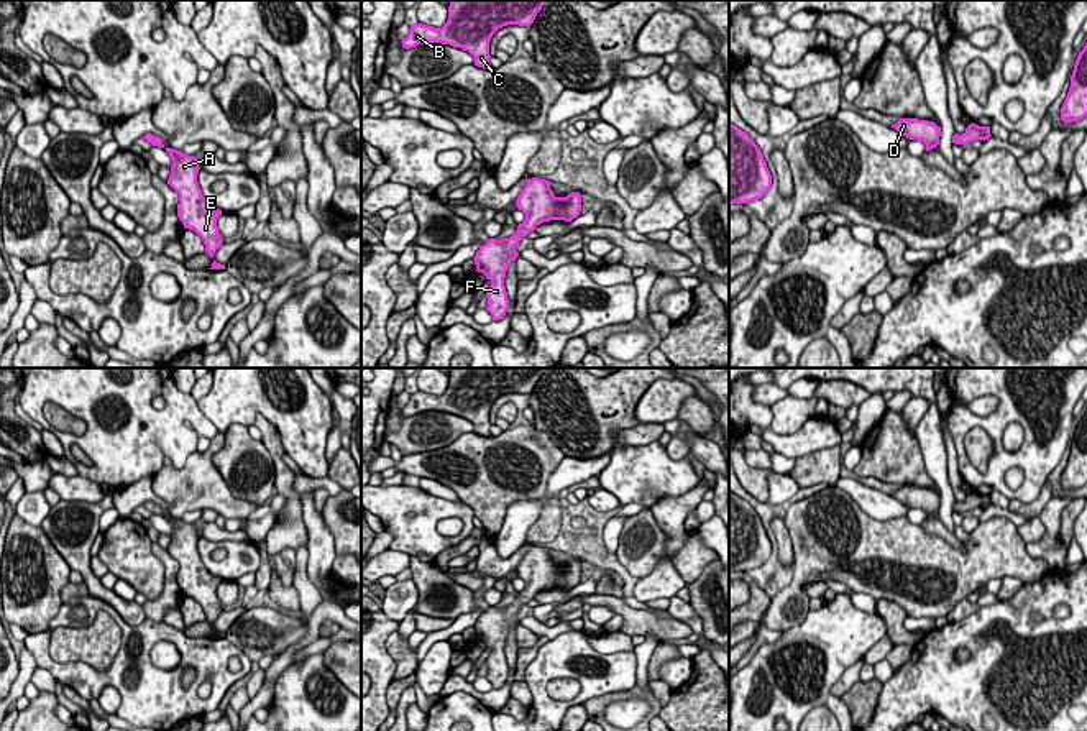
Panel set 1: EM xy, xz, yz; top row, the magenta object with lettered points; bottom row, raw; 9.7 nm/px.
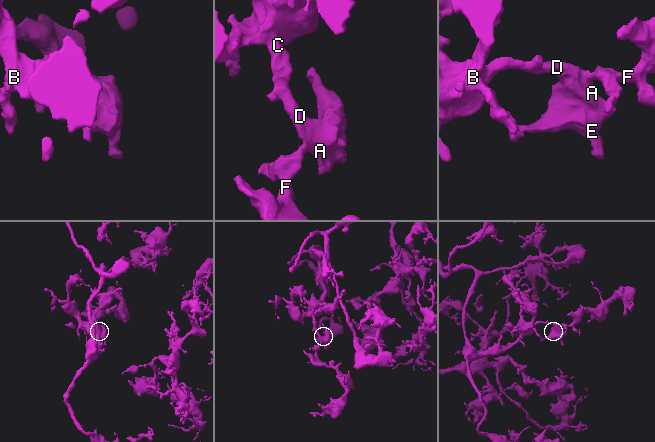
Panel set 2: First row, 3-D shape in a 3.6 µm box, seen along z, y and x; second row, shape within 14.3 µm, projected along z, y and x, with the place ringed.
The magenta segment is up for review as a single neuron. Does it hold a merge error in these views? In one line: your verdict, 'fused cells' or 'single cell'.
single cell

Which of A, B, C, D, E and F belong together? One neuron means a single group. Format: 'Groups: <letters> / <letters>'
Groups: A B C D E F

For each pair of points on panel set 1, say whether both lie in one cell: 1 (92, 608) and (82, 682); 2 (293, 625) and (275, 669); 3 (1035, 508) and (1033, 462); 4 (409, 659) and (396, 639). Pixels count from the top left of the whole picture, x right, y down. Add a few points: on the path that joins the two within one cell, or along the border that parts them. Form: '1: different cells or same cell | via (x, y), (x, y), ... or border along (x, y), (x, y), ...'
1: same cell | via (119, 620), (125, 628), (123, 661), (109, 675)
2: different cells | border along (309, 628), (301, 639), (289, 644), (279, 654)
3: different cells | border along (1046, 485), (1028, 503), (1010, 500)
4: same cell | via (404, 654), (396, 644)

